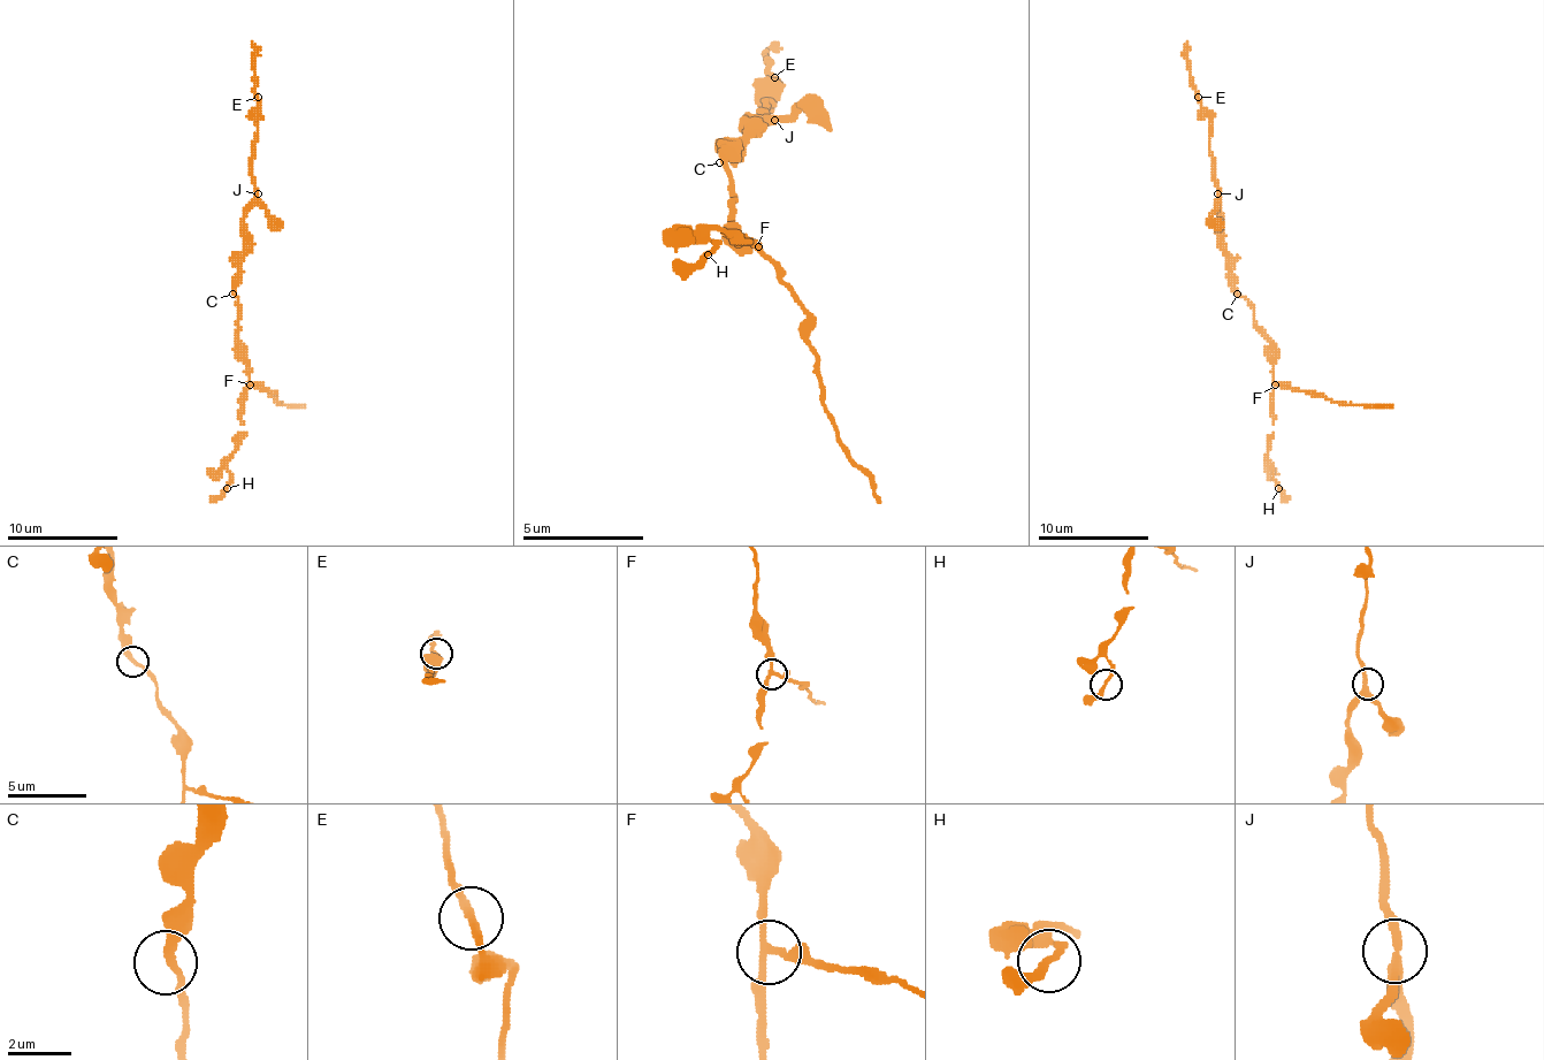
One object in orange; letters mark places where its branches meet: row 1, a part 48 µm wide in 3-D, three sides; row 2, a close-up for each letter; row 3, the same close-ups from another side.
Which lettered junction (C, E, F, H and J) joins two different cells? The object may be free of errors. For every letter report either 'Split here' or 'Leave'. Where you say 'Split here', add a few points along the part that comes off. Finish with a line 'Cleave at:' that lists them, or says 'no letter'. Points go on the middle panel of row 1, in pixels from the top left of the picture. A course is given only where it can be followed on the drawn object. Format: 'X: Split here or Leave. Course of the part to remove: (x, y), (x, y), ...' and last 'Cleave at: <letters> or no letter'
C: Leave
E: Leave
F: Split here. Course of the part to remove: (756, 248), (805, 315), (824, 412), (878, 504)
H: Leave
J: Leave
Cleave at: F

